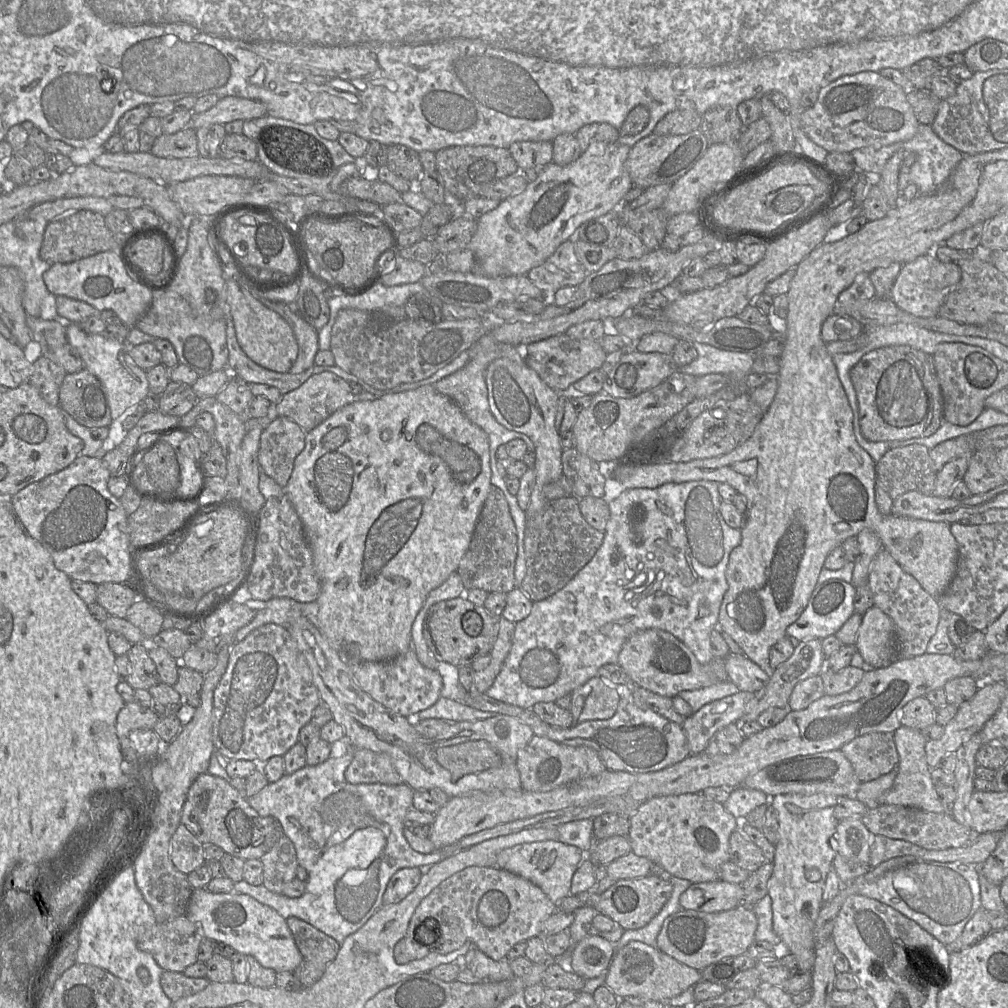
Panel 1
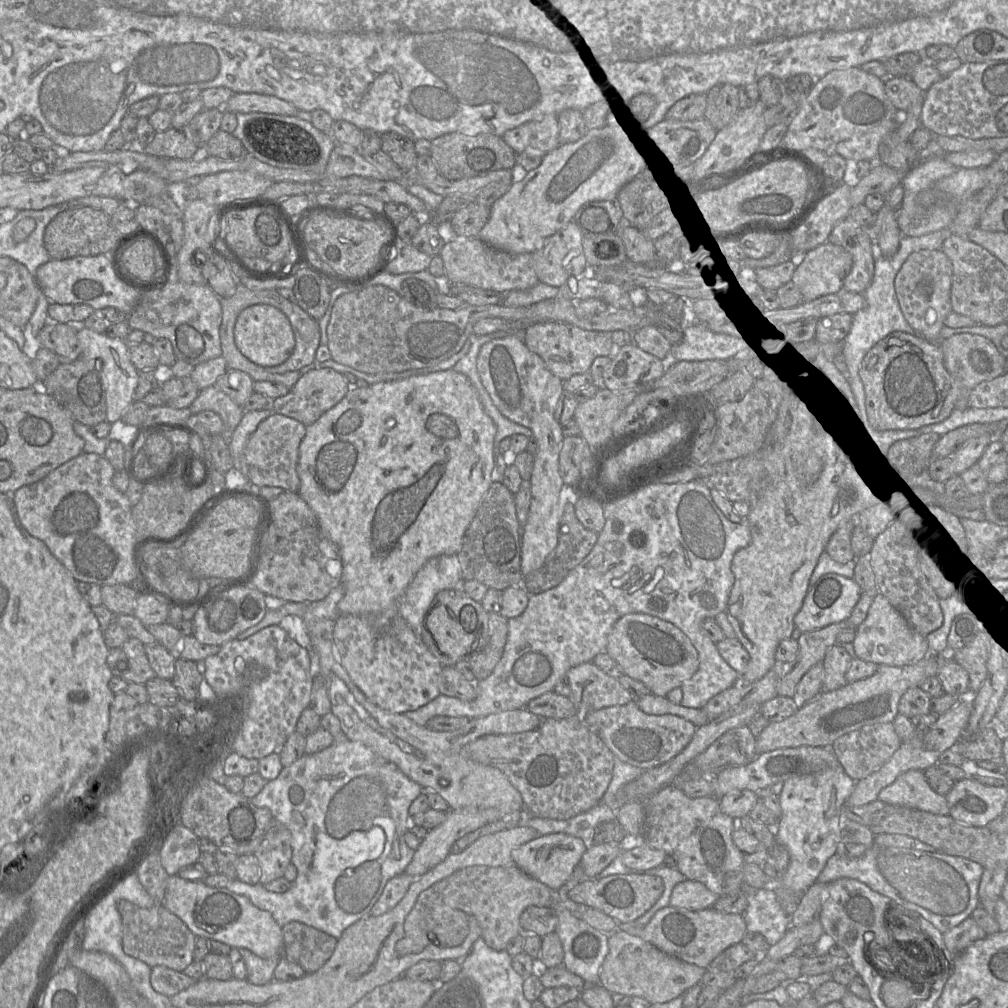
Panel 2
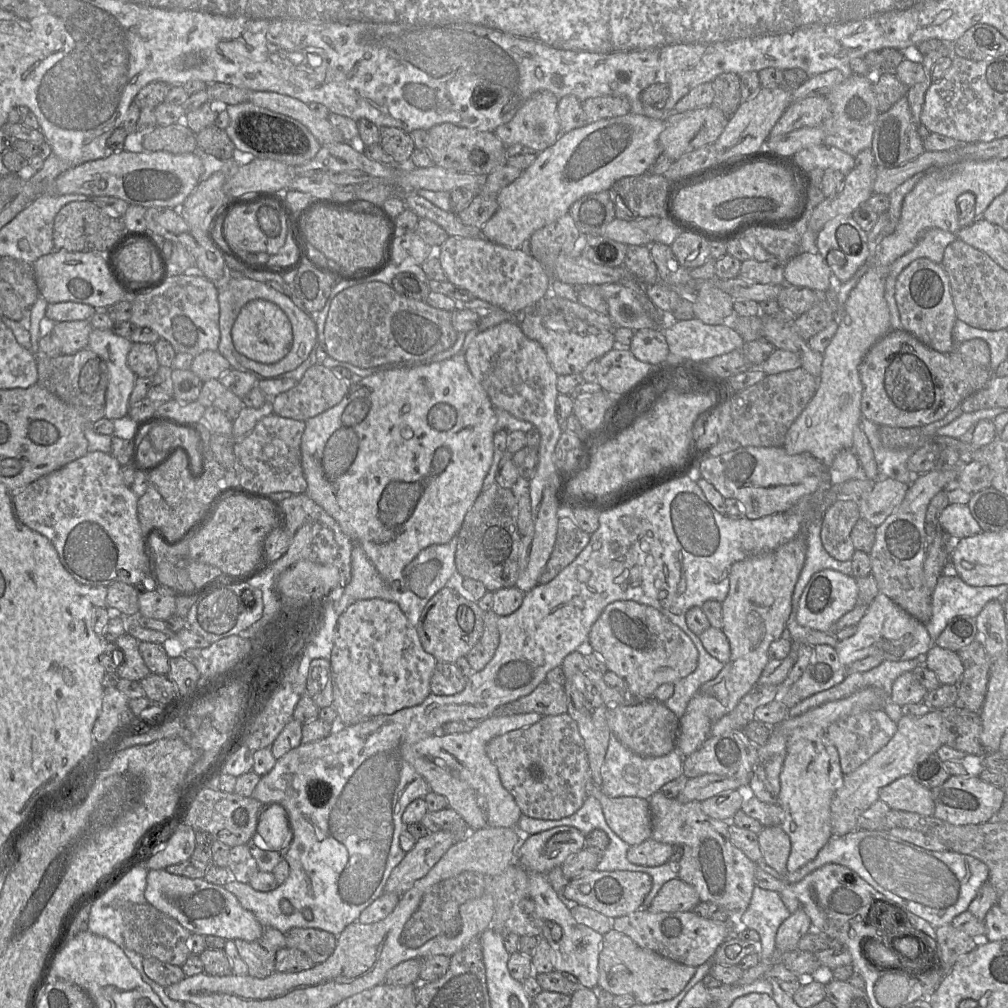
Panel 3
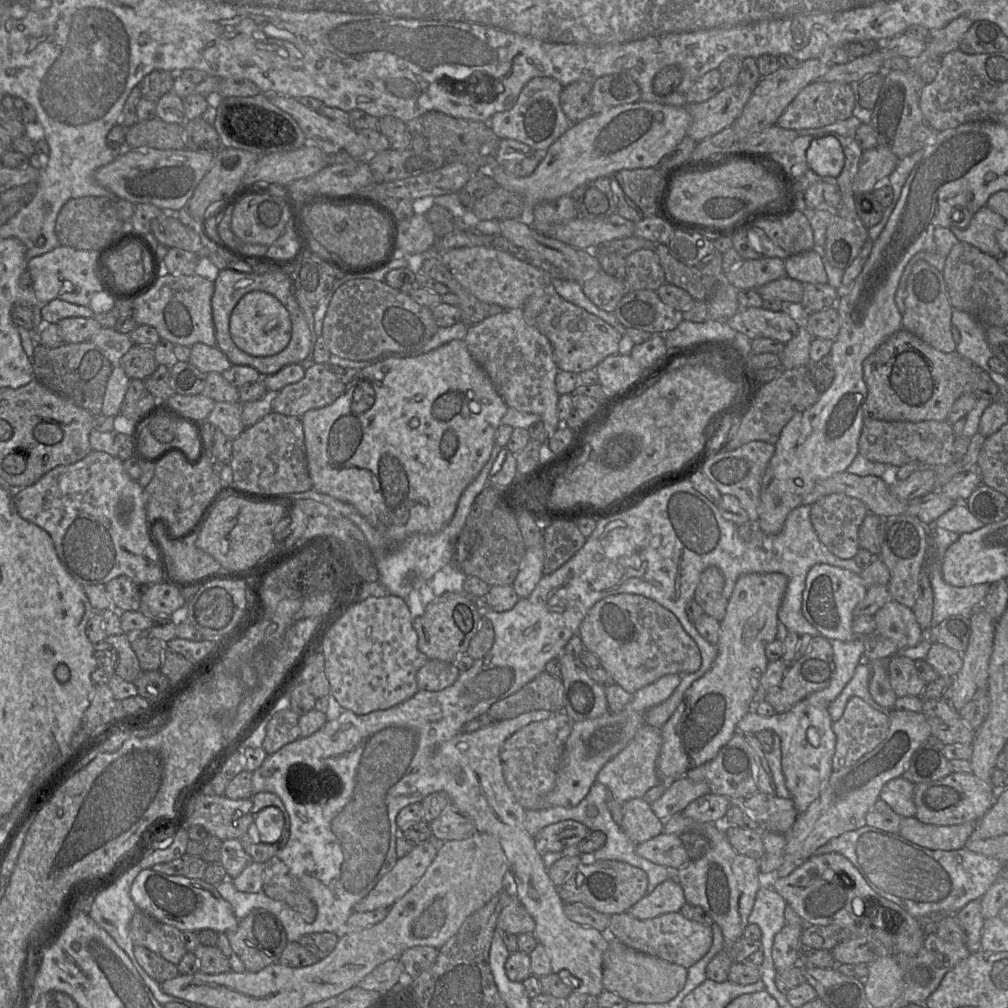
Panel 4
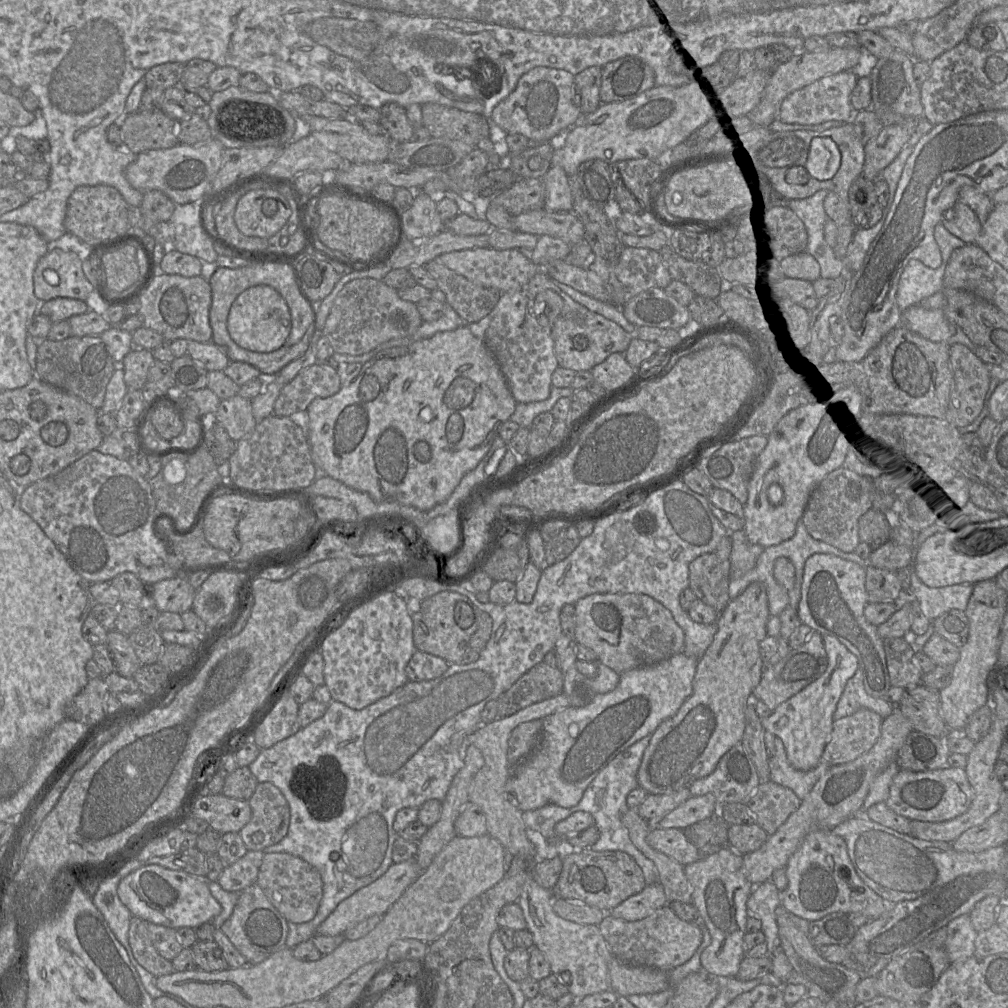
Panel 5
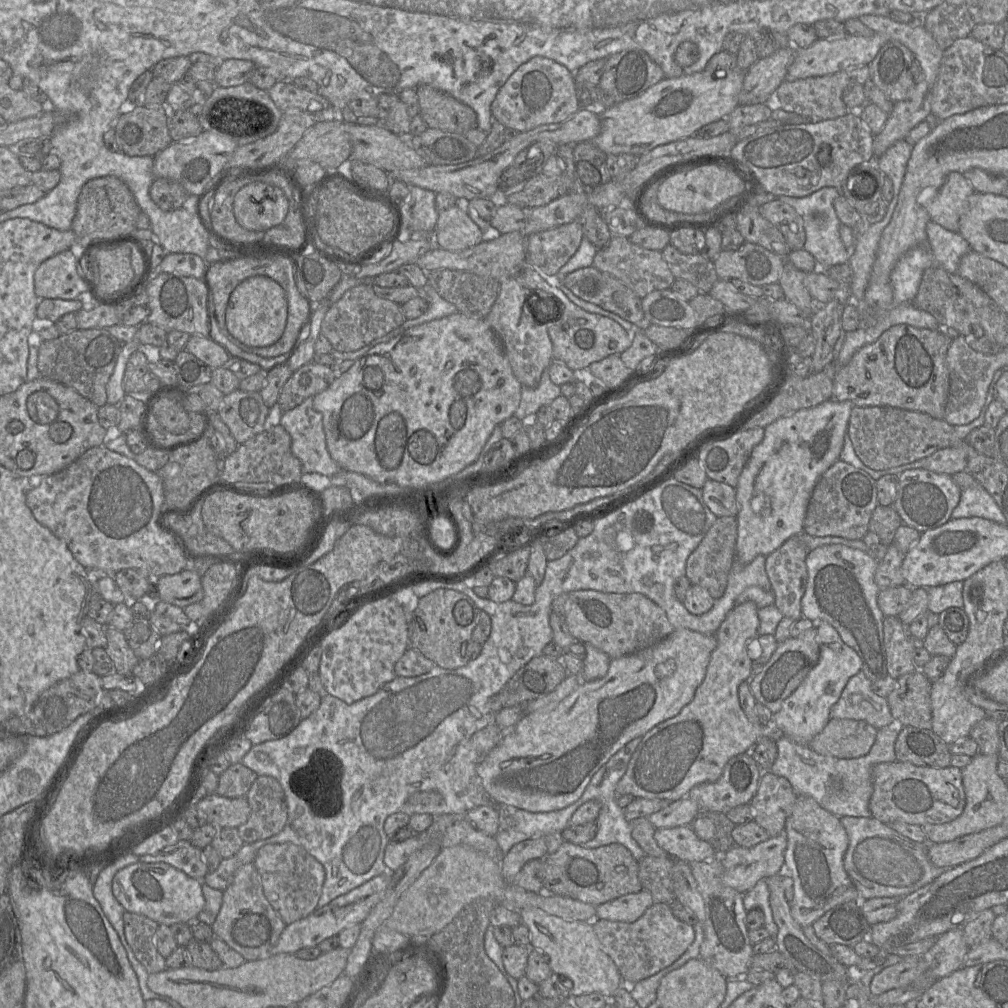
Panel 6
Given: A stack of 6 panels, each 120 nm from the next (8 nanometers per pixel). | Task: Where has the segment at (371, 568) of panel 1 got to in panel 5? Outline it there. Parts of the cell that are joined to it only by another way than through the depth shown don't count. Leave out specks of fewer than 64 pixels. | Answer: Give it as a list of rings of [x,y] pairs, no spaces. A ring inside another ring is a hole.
[[[468,324],[455,330],[443,331],[430,338],[412,340],[406,346],[381,350],[366,363],[356,363],[356,369],[345,379],[341,389],[333,396],[314,399],[307,409],[307,438],[311,457],[320,474],[328,475],[350,488],[367,493],[376,502],[394,502],[430,511],[444,503],[453,493],[461,479],[476,468],[490,450],[500,426],[510,420],[517,402],[514,399],[500,365],[483,344],[470,331]]]

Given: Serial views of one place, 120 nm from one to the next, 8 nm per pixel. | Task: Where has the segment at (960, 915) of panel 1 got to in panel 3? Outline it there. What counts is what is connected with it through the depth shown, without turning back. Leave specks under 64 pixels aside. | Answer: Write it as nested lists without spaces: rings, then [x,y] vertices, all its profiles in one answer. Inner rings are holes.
[[[856,829],[842,837],[832,837],[812,861],[792,874],[787,873],[784,879],[789,883],[799,882],[814,870],[831,863],[840,864],[853,870],[887,899],[907,908],[934,928],[951,924],[956,916],[967,911],[979,889],[989,880],[987,865],[973,856],[950,850],[928,850],[892,836],[888,830],[866,829]]]

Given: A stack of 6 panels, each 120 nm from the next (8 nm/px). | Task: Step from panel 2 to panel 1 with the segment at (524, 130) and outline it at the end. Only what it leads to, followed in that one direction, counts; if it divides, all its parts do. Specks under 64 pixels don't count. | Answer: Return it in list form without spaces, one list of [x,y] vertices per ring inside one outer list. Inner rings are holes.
[[[519,141],[508,148],[515,159],[518,170],[532,168],[538,165],[546,166],[553,159],[552,141]]]

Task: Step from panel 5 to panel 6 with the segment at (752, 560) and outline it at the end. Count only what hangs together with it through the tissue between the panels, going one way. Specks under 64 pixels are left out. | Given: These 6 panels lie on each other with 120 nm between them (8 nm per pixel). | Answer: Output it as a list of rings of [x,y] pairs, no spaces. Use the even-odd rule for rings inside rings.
[[[758,555],[746,565],[740,564],[734,557],[734,562],[728,576],[729,597],[737,597],[748,587],[757,586],[765,591],[772,591],[771,584],[765,570],[766,557]]]

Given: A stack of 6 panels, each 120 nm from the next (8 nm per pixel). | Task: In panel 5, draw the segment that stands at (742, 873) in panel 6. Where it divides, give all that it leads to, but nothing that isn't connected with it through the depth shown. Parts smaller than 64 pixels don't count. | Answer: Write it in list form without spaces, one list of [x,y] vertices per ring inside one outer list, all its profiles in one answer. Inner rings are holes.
[[[895,706],[893,712],[883,720],[880,737],[867,753],[854,761],[831,766],[801,801],[800,807],[778,830],[769,835],[759,849],[743,855],[742,873],[745,878],[753,885],[770,880],[775,870],[786,867],[789,858],[808,833],[817,828],[832,830],[841,822],[856,816],[863,806],[872,782],[891,762],[896,761],[899,750],[912,731],[910,722]]]

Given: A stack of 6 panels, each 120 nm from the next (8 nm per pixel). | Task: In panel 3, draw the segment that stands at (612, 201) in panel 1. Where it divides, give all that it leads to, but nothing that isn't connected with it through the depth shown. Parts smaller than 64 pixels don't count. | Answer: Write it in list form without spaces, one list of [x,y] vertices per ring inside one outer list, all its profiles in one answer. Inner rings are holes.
[[[629,112],[623,116],[601,119],[562,133],[551,146],[538,153],[536,160],[523,170],[520,177],[499,191],[497,210],[481,227],[482,237],[509,249],[527,248],[535,231],[568,213],[571,205],[580,197],[610,189],[621,178],[646,173],[662,153],[659,135],[664,128],[665,120]]]

